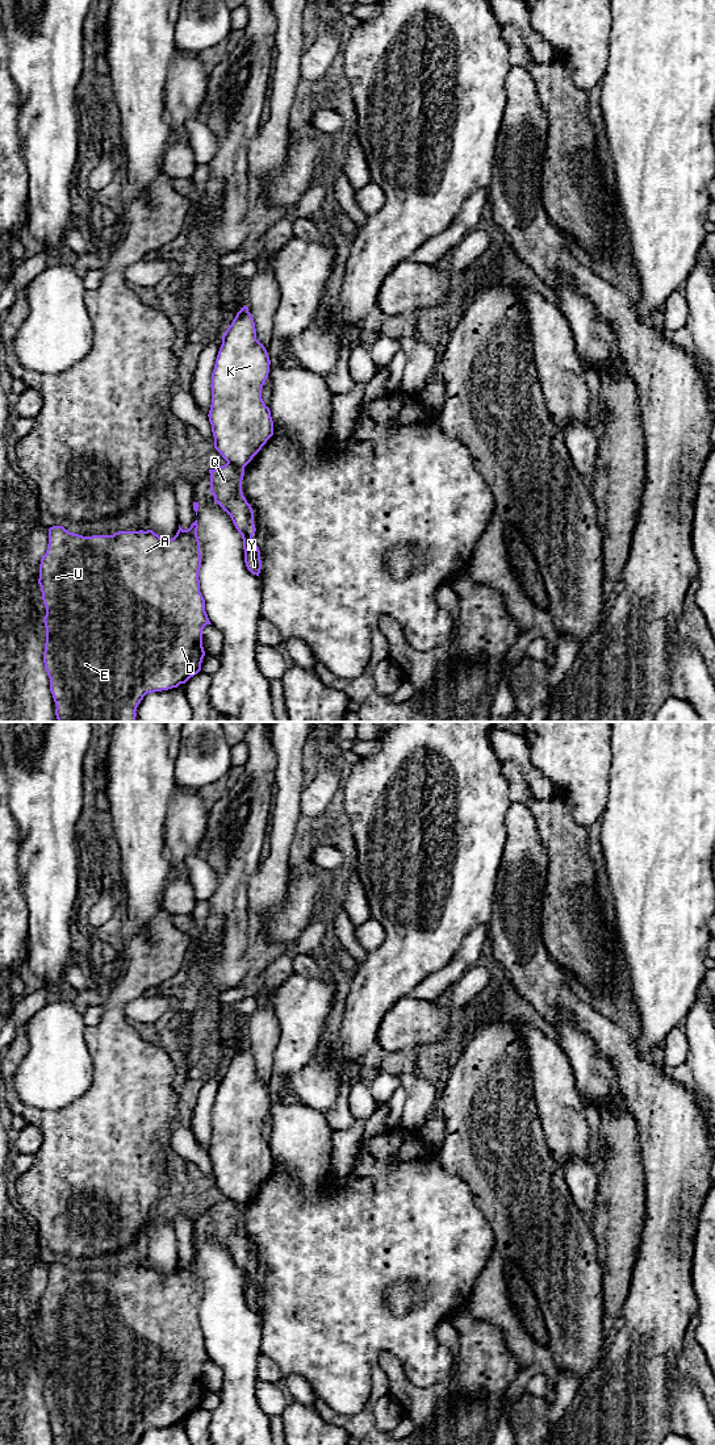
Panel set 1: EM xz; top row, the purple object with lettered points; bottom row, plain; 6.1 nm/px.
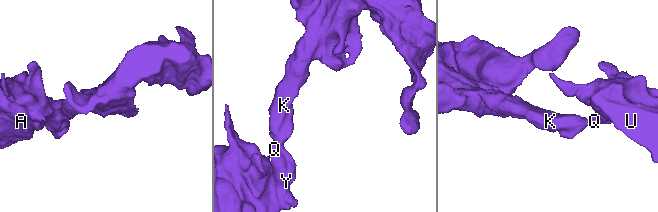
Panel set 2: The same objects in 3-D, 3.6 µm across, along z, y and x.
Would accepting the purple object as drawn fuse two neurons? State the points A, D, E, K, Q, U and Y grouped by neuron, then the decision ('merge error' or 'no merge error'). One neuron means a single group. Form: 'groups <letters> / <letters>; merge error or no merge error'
groups A D E Q U Y / K; merge error

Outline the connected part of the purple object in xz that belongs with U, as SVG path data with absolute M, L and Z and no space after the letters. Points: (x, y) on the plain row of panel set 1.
M197 1256L187 1266L183 1266L179 1261L176 1271L168 1277L160 1274L152 1266L83 1273L67 1267L63 1262L49 1265L49 1281L46 1290L41 1295L38 1320L46 1344L43 1354L46 1363L43 1399L50 1415L50 1428L57 1445L137 1445L147 1429L177 1424L201 1407L201 1399L205 1392L202 1366L206 1361L212 1360L205 1348L205 1336L200 1328L198 1308L201 1290L197 1265Z

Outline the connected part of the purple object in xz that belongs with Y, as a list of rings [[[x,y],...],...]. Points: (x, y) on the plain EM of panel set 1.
[[[226,1199],[225,1202],[209,1206],[210,1229],[231,1254],[235,1265],[242,1271],[244,1299],[247,1306],[259,1312],[262,1306],[260,1287],[254,1281],[252,1271],[256,1265],[254,1261],[254,1248],[242,1228],[244,1203]]]

